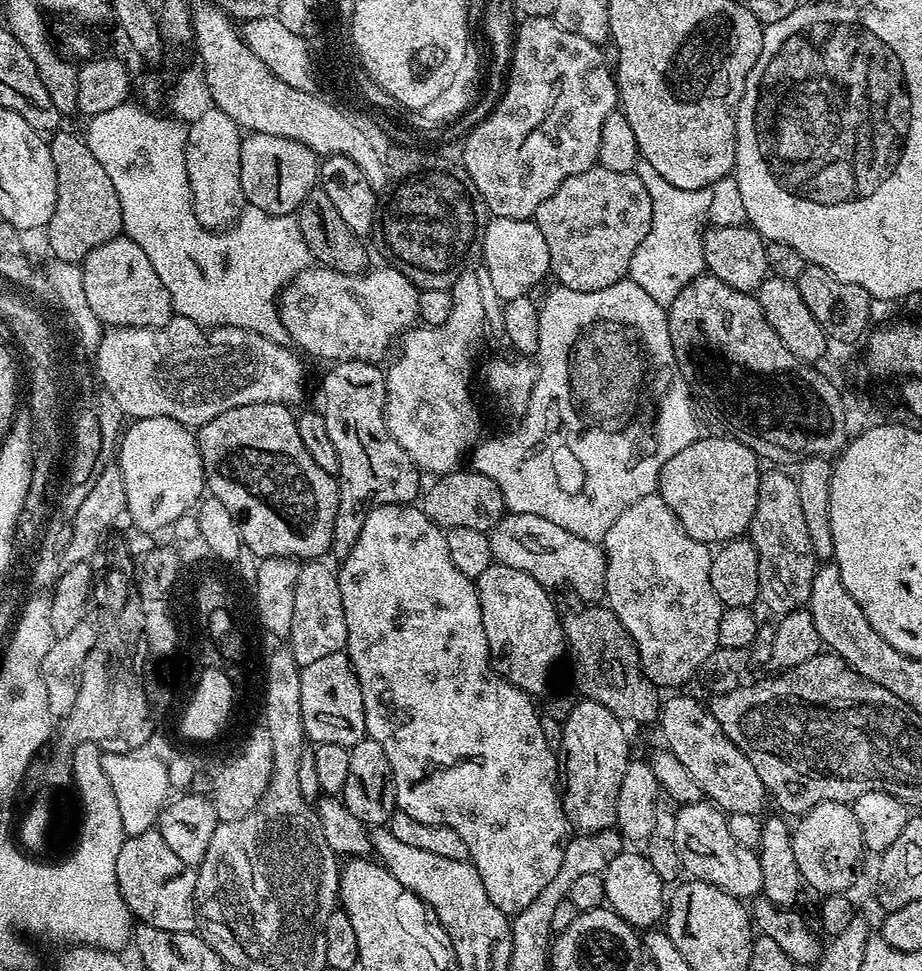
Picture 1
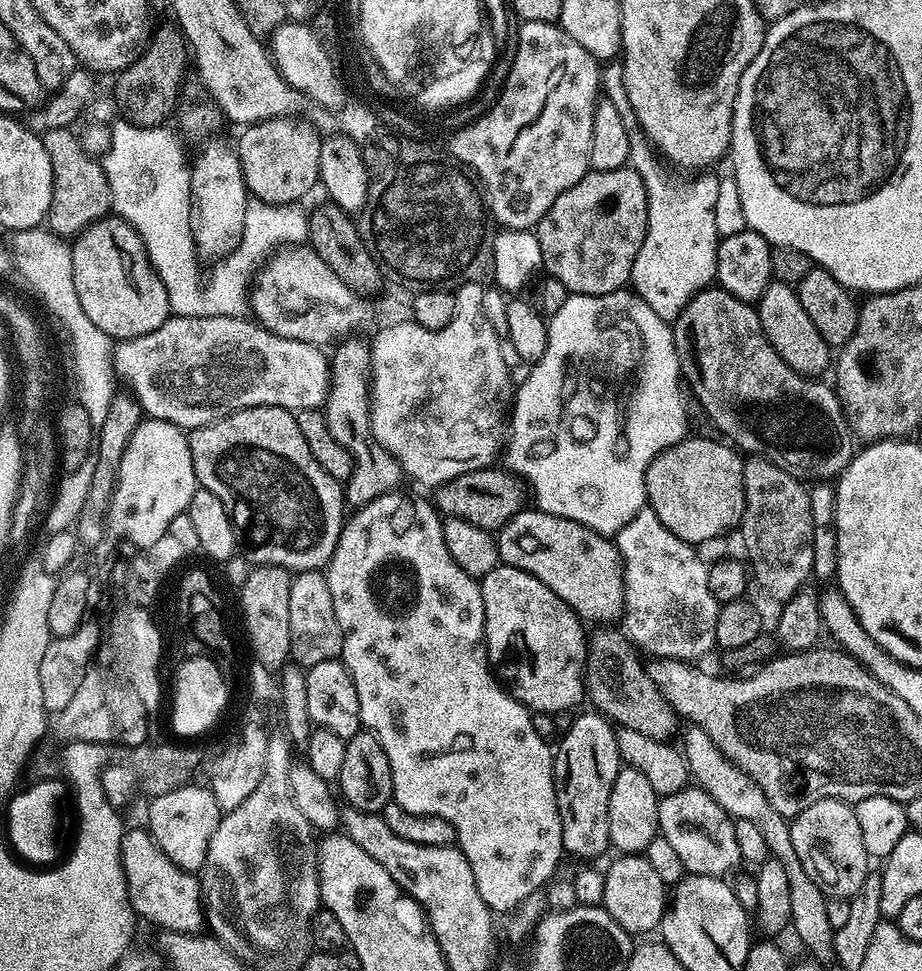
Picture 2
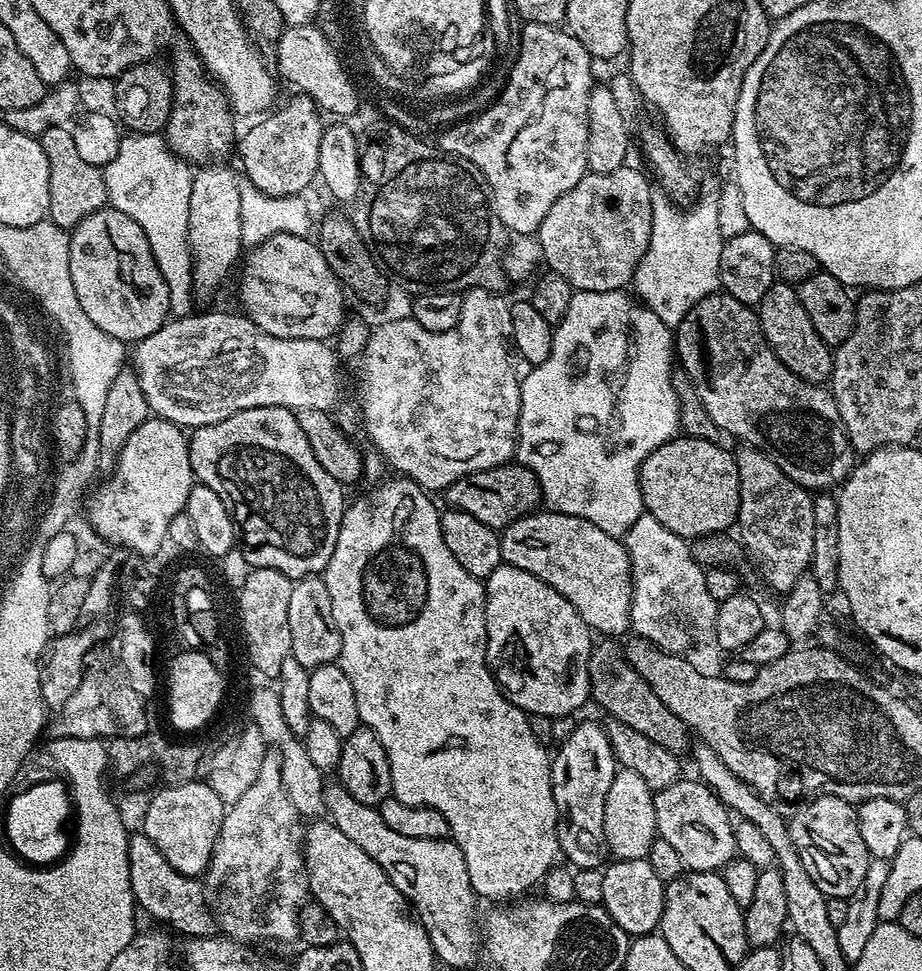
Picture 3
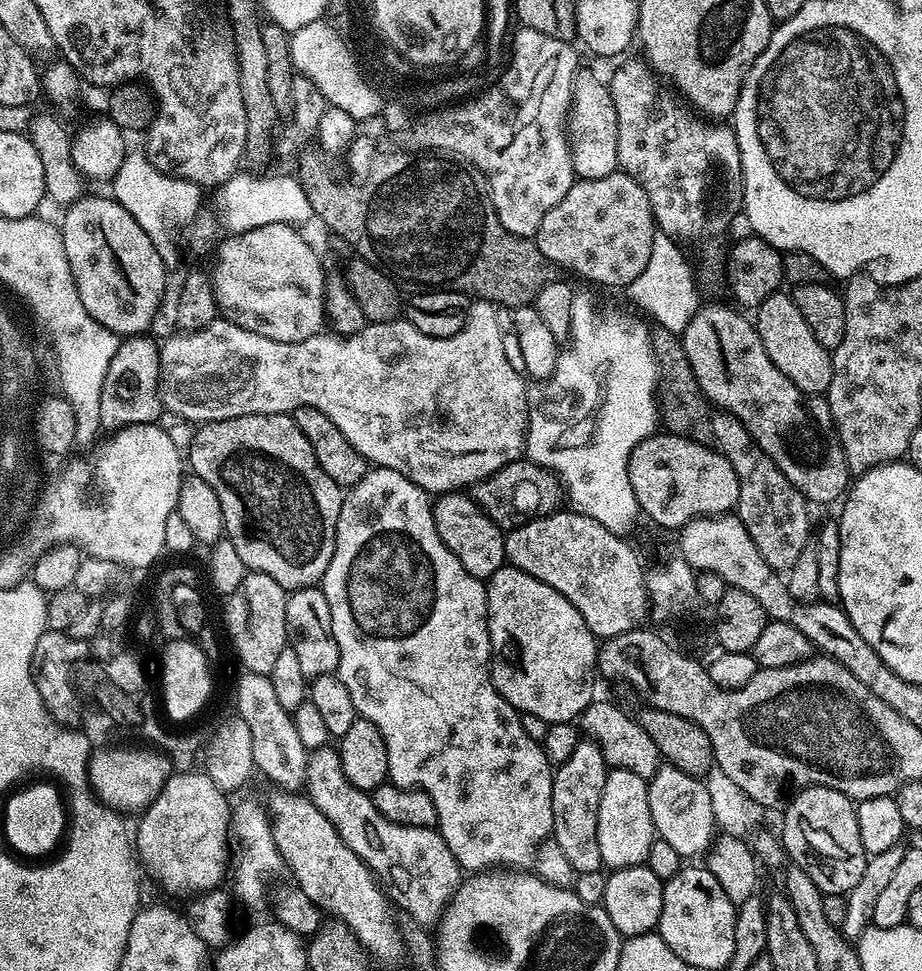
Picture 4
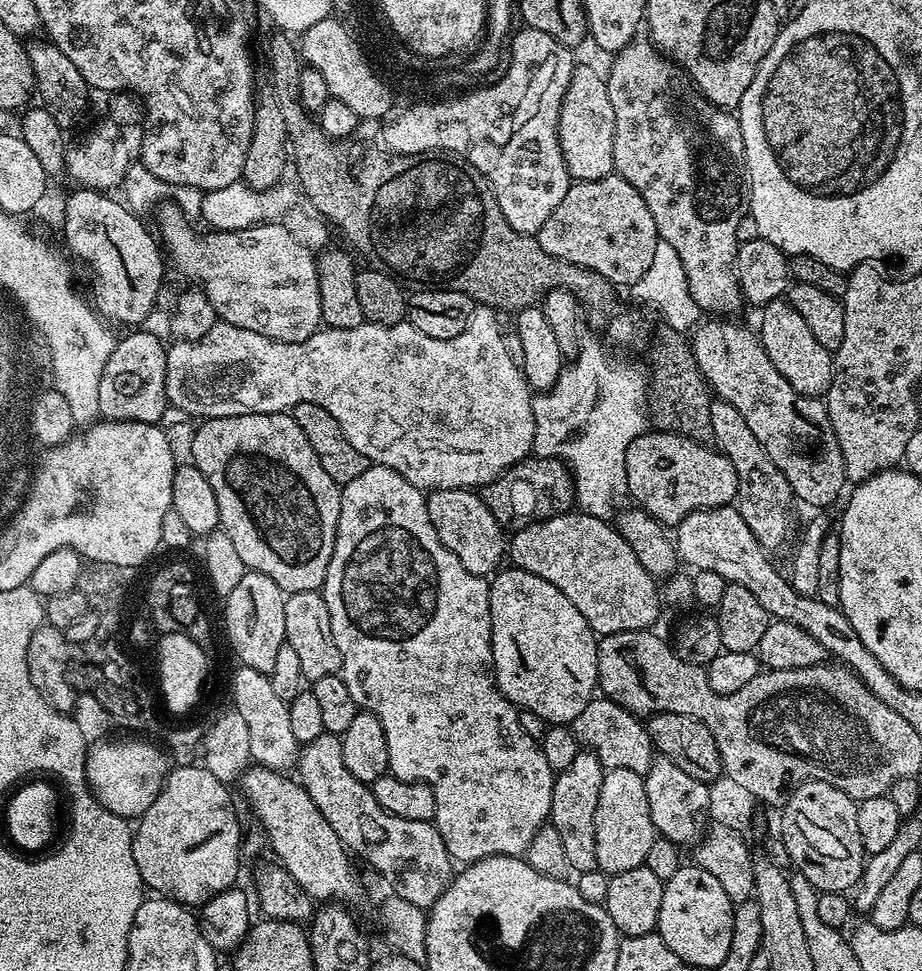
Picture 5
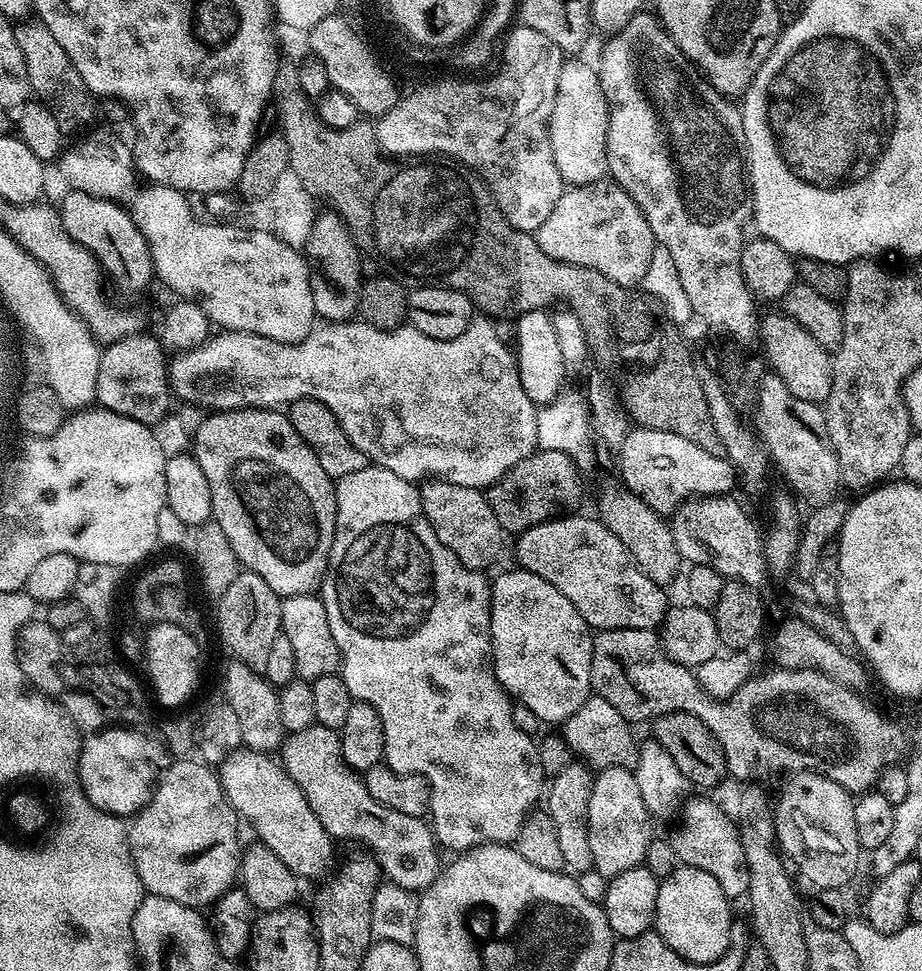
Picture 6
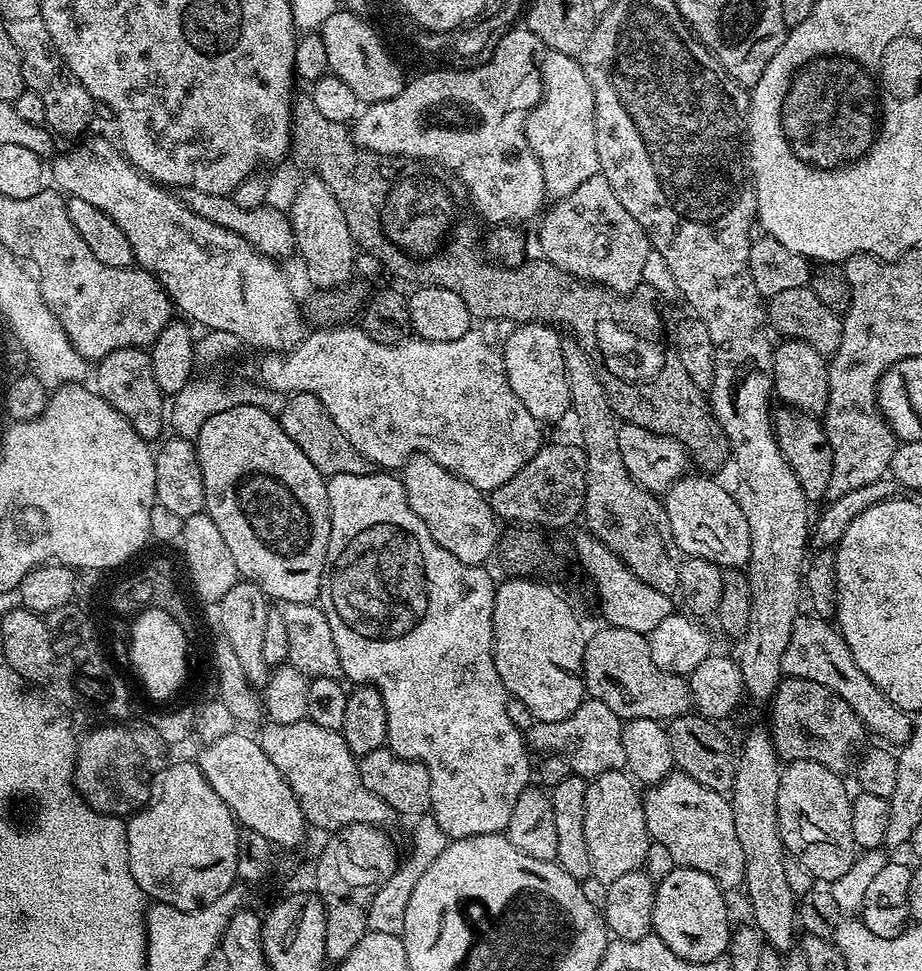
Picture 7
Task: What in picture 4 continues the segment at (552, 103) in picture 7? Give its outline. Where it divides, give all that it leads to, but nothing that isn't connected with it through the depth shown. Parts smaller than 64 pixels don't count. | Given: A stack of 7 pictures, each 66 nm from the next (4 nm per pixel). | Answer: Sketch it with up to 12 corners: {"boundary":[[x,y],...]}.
{"boundary":[[577,75],[572,165],[582,180],[617,171],[611,87]]}

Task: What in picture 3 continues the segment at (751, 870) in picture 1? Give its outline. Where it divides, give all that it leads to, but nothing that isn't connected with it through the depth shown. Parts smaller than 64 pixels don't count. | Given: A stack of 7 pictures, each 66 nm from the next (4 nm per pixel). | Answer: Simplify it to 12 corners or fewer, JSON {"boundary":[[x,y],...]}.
{"boundary":[[699,779],[655,793],[659,839],[687,871],[737,855],[733,817]]}

